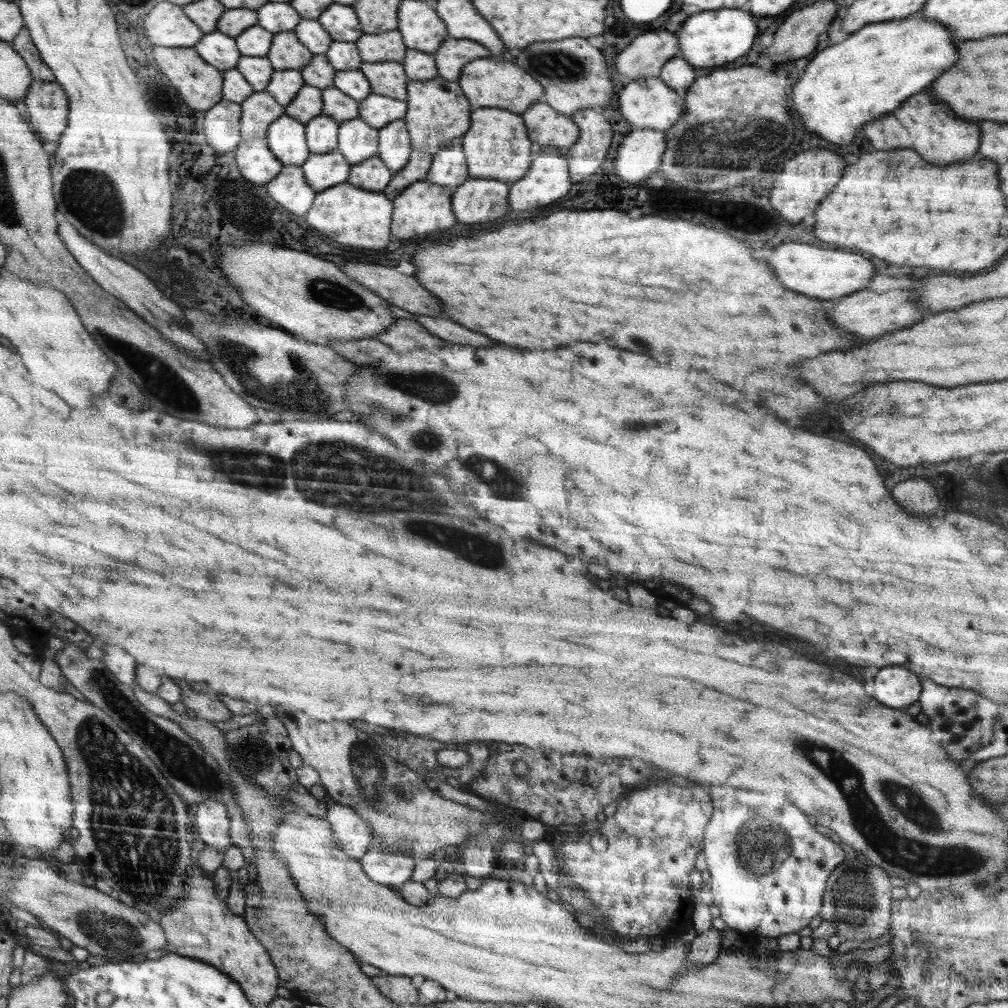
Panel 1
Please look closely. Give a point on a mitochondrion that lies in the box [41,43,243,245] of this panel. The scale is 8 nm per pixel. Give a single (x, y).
(90, 195)

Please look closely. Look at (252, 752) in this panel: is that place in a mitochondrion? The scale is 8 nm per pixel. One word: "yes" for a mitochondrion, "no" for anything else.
yes

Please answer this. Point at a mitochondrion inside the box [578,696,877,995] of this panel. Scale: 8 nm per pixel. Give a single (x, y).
(767, 836)

